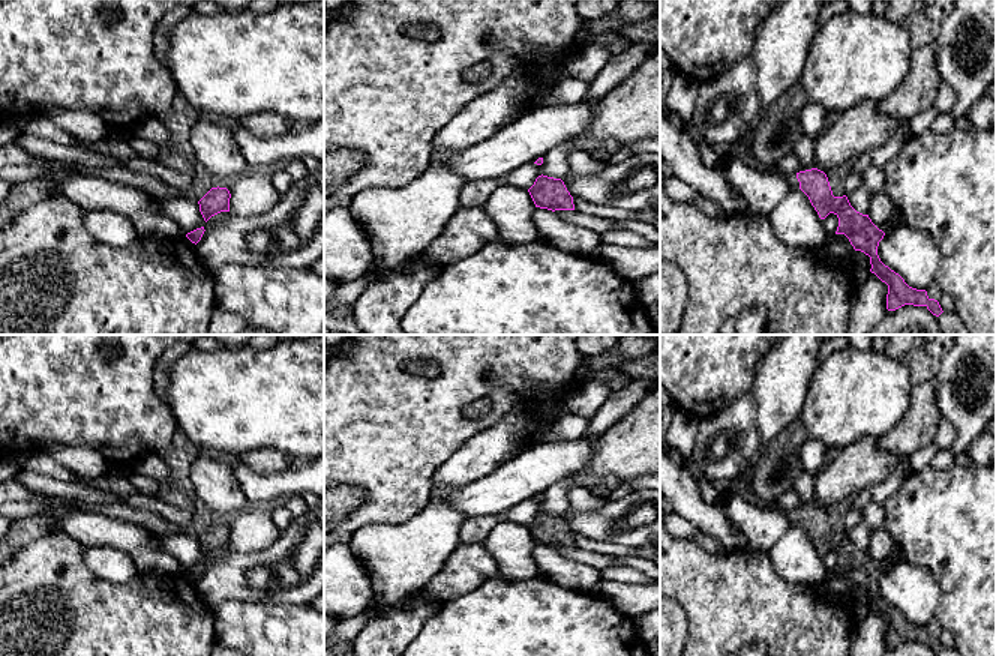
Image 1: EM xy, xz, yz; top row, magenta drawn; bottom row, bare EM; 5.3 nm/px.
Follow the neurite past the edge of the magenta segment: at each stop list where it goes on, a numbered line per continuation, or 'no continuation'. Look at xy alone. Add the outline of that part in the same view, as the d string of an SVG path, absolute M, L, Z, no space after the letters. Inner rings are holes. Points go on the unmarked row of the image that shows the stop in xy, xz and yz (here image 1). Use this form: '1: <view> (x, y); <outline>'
no continuation

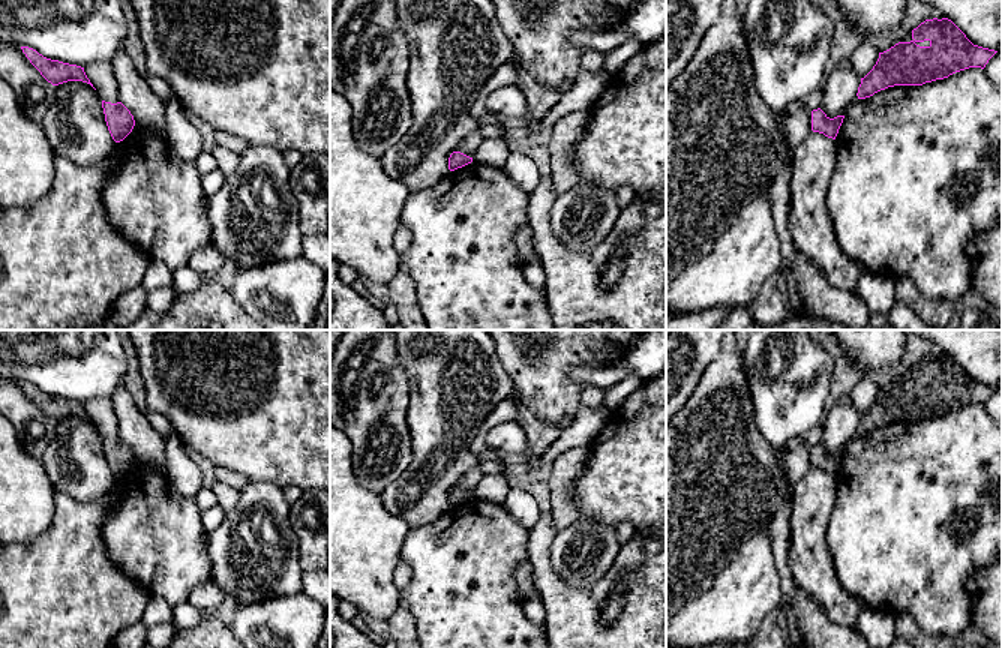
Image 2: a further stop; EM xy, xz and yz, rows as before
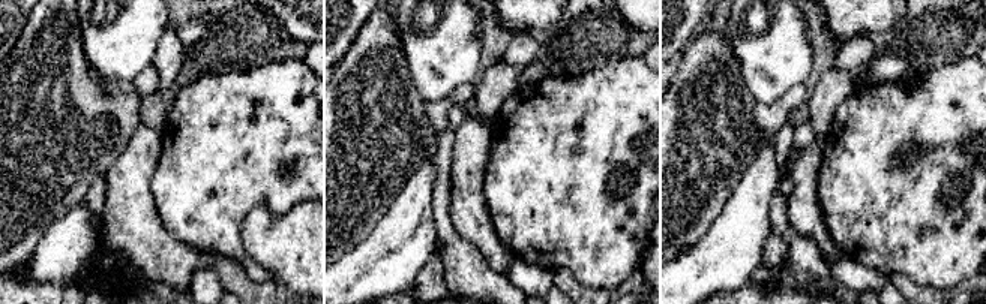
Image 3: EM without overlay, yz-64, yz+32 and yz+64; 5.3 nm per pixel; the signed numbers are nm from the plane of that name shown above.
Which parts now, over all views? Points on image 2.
no continuation

